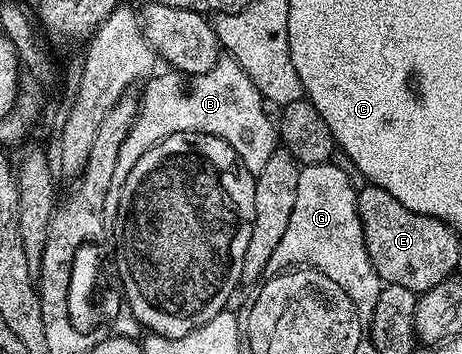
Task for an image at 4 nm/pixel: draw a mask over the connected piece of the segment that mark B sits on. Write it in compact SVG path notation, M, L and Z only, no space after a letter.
M232 58L218 59L217 63L209 72L201 75L194 75L189 81L189 89L185 89L185 84L180 75L173 70L165 70L162 76L154 75L152 79L144 85L145 93L139 96L139 106L145 112L165 112L165 132L175 134L176 132L202 132L211 134L215 138L223 138L235 150L235 154L241 160L241 165L248 172L258 173L267 166L267 158L275 151L279 144L279 132L269 121L269 116L265 113L266 101L261 95L261 91L251 82L251 78Z

